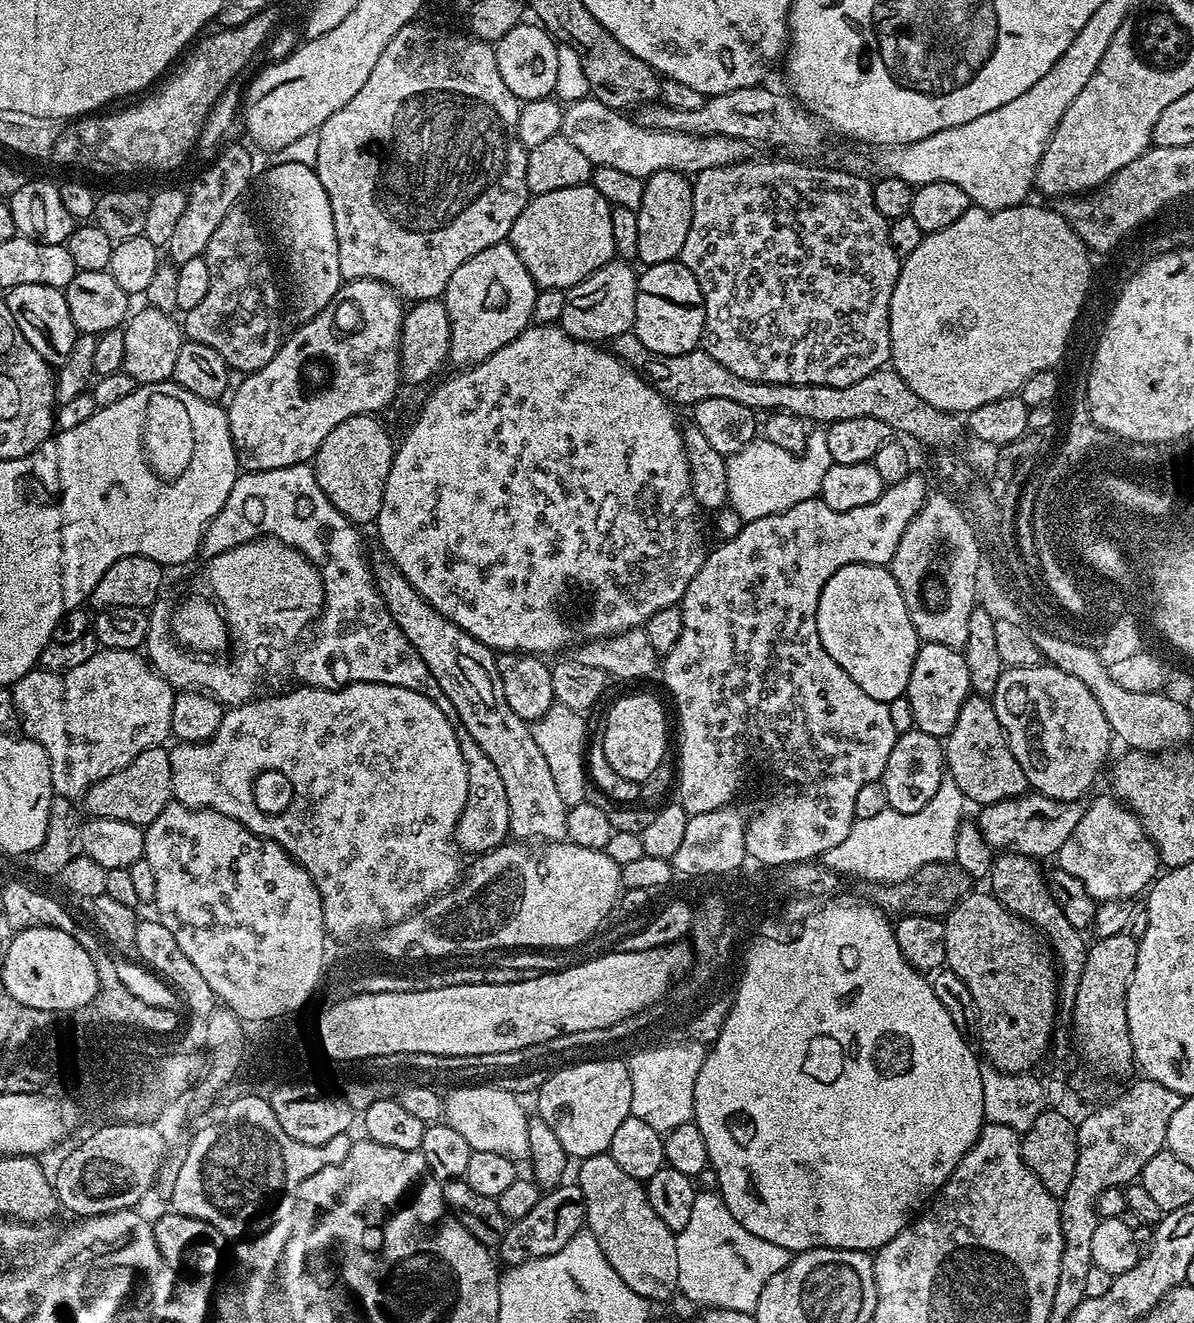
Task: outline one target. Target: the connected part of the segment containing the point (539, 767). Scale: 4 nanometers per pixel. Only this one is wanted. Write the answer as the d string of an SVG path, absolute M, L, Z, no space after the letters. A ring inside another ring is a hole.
M380 558L374 564L374 575L376 588L390 618L394 618L398 630L402 630L410 646L414 646L422 662L426 662L442 694L450 698L459 727L465 728L470 738L482 746L482 754L498 766L502 786L506 786L506 802L510 802L509 833L520 842L563 841L569 808L554 786L546 757L542 755L542 750L538 750L538 742L534 742L529 721L518 718L518 714L510 710L506 694L502 694L502 678L498 678L496 665L497 653L470 638L470 634L450 622L450 618L438 614L438 610L434 610L434 606L430 606L430 602L423 600L418 590L406 582L391 560Z

